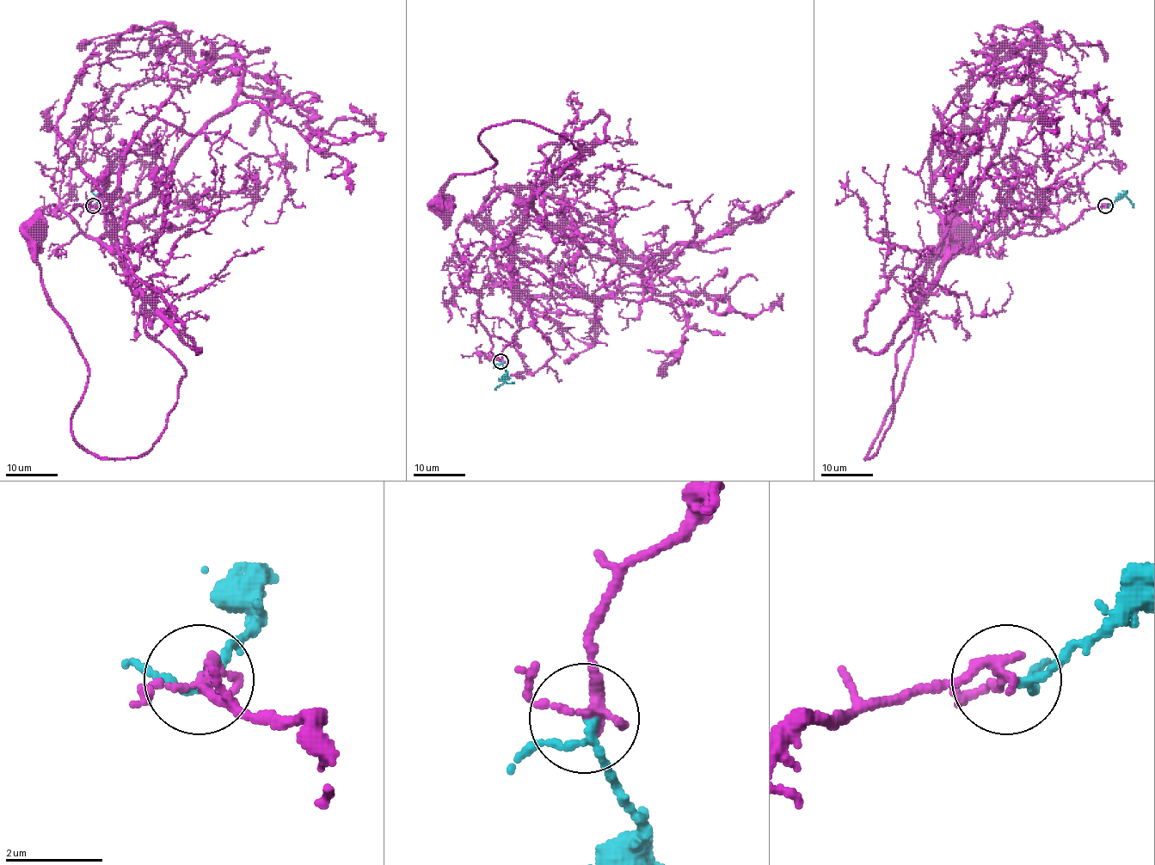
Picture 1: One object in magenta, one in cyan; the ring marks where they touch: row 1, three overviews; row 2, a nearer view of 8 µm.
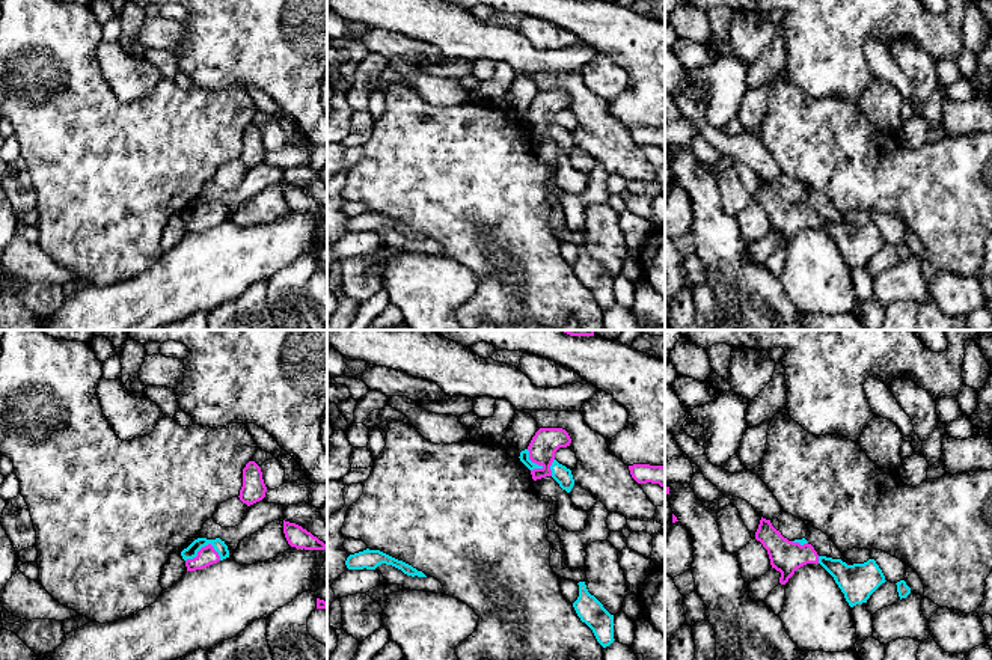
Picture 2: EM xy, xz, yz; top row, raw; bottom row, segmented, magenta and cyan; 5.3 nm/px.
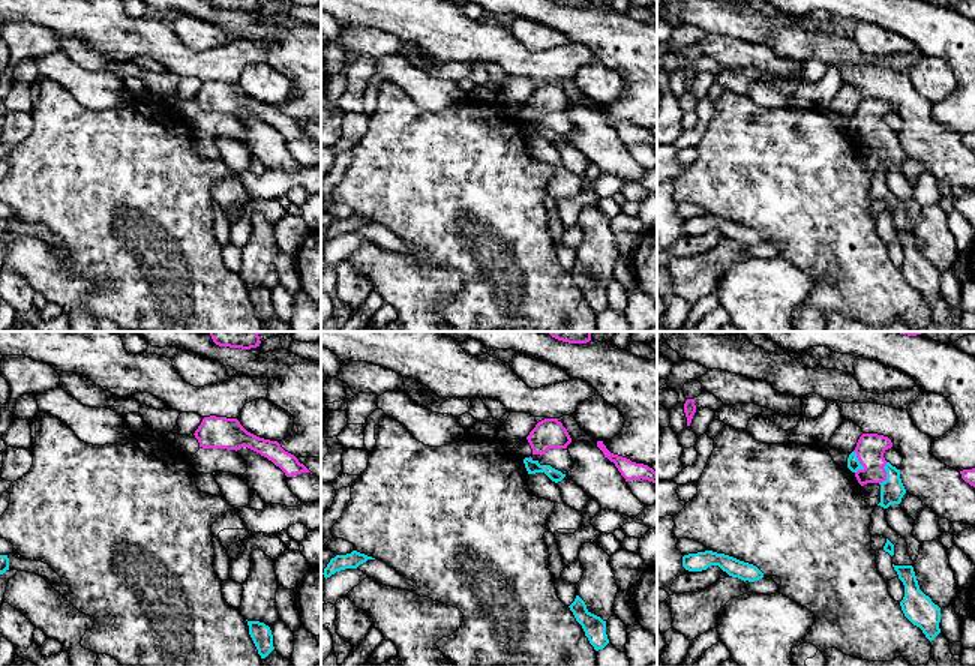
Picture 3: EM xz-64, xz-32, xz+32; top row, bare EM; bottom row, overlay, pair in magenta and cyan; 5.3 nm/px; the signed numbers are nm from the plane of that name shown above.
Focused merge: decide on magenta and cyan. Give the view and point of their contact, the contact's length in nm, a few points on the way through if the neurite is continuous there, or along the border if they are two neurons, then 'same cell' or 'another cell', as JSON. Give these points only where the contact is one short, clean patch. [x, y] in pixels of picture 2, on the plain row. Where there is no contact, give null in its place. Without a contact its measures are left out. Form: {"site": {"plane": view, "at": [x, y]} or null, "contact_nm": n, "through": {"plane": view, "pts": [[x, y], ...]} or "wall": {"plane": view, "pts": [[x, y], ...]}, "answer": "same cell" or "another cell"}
{"site": {"plane": "xy", "at": [202, 210]}, "contact_nm": 190, "through": {"plane": "xy", "pts": [[207, 217], [202, 210], [220, 210]]}, "answer": "same cell"}

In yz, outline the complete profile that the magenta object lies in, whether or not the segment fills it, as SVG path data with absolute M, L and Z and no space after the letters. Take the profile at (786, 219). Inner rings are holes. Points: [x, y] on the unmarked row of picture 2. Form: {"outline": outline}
{"outline": "M763 179L755 202L767 212L772 231L781 235L781 247L785 247L798 231L820 226L834 240L850 270L867 265L870 258L886 244L874 222L847 228L841 222L819 218L805 200L788 203L770 182Z"}

